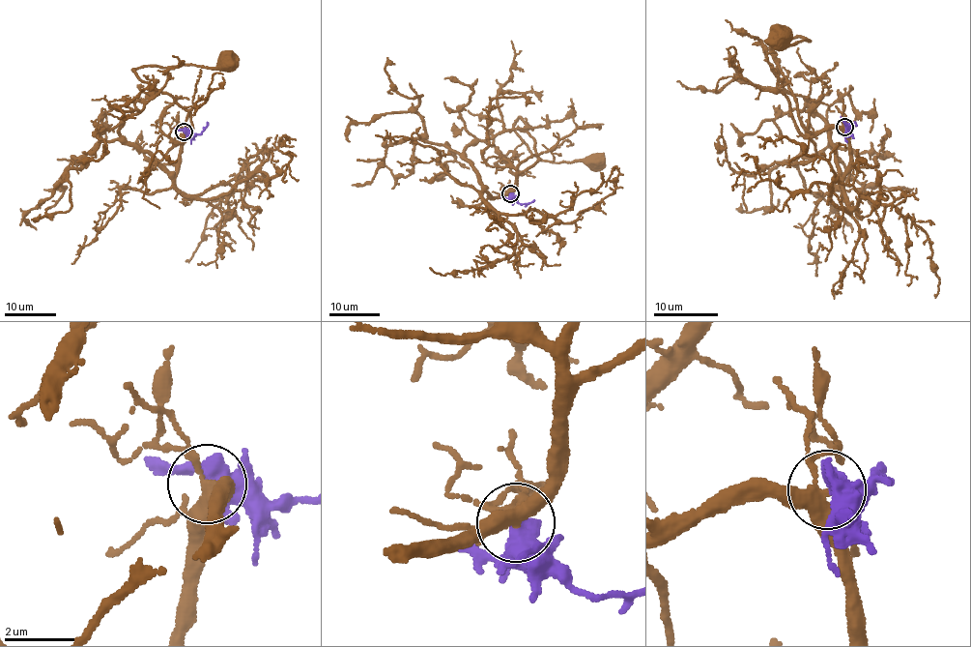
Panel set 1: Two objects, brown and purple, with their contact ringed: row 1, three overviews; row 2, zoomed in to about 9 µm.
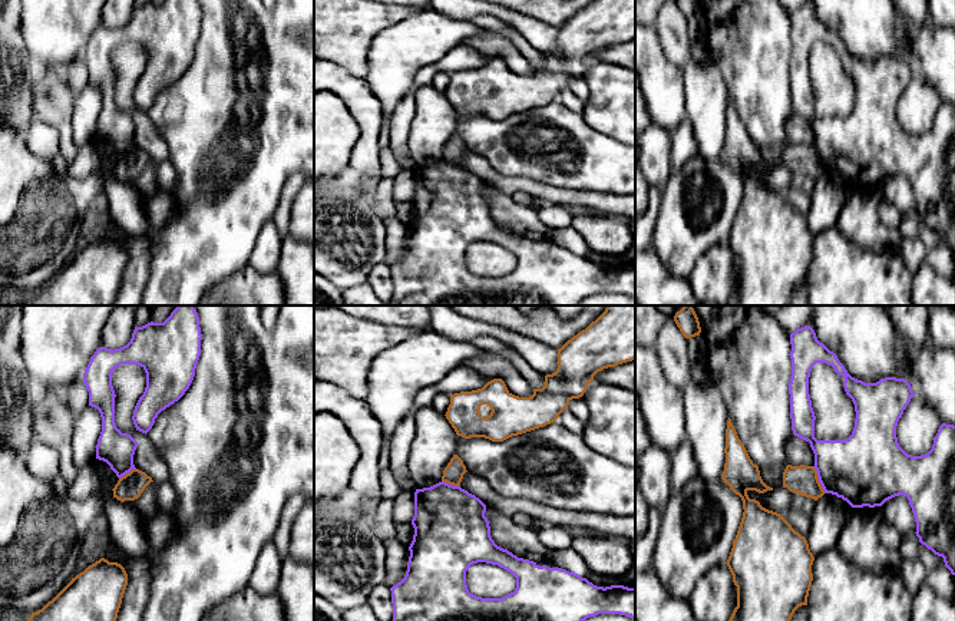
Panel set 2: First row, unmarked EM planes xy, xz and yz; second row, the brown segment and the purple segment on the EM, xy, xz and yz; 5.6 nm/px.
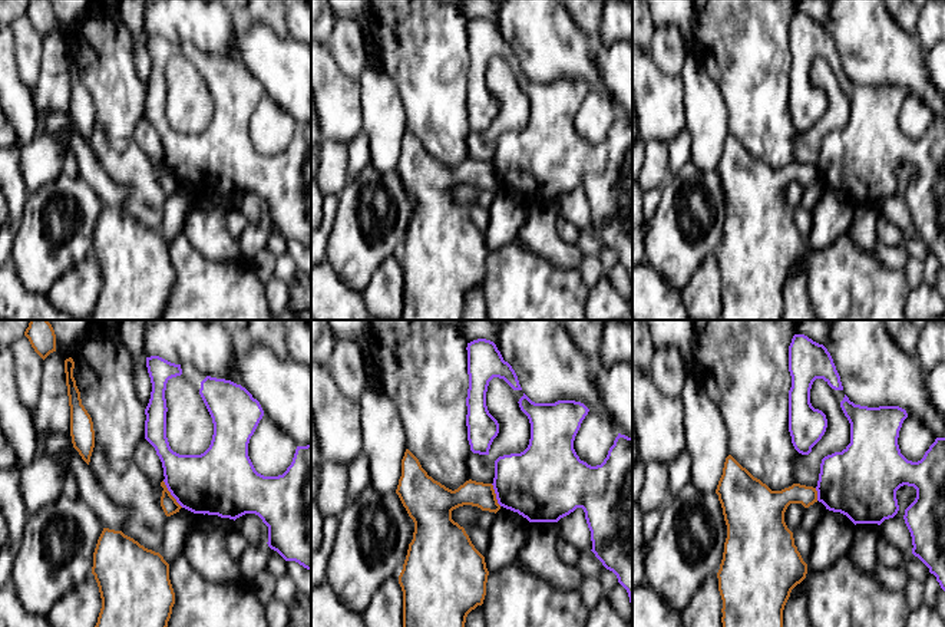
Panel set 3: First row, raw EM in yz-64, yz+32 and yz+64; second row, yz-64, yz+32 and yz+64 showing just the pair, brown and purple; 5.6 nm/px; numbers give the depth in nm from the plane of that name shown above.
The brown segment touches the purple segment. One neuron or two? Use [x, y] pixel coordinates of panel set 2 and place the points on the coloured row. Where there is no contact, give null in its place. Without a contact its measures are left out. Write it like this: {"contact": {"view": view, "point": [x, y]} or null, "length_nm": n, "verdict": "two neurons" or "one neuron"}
{"contact": {"view": "yz", "point": [818, 479]}, "length_nm": 170, "verdict": "two neurons"}

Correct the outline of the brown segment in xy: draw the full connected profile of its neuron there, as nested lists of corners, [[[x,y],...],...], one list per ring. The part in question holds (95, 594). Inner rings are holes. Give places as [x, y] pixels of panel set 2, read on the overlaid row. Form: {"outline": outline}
{"outline": [[[100,558],[27,621],[116,621],[126,585],[125,568]]]}

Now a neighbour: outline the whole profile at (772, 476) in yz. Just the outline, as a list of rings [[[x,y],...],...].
[[[776,465],[770,468],[759,468],[763,482],[773,489],[783,486],[784,469],[786,466],[783,465]]]

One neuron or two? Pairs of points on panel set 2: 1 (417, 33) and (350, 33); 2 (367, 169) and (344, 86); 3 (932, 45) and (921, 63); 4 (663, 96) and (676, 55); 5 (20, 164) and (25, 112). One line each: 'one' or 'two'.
1: two
2: one
3: one
4: two
5: two

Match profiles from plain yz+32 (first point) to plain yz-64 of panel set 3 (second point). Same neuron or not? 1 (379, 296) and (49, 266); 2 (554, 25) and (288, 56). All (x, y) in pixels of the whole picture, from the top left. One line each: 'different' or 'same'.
1: different
2: different

